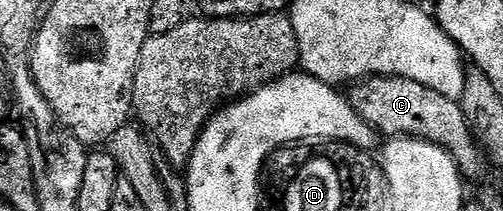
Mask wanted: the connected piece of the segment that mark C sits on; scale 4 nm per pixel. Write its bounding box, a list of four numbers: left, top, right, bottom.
[349,74,480,179]

